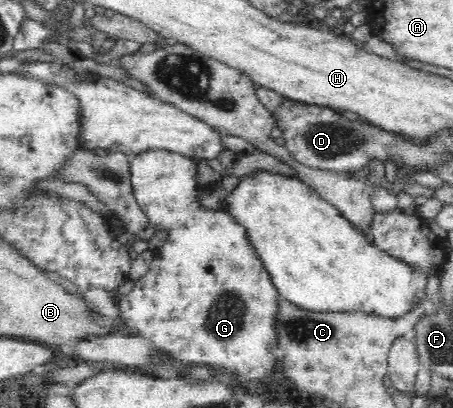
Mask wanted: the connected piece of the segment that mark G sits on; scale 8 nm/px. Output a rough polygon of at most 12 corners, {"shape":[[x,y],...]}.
{"shape":[[131,157],[176,246],[116,300],[171,358],[273,374],[280,295],[198,162]]}

